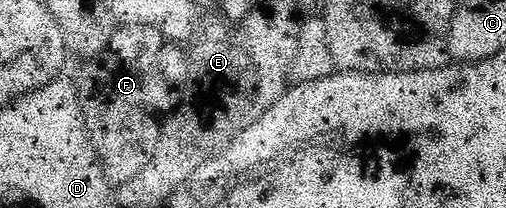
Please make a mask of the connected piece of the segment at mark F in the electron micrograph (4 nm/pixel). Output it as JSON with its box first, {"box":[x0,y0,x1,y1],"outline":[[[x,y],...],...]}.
{"box":[75,24,188,185],"outline":[[[121,24],[110,38],[106,50],[83,65],[80,76],[75,77],[76,93],[80,99],[80,109],[84,125],[96,151],[96,157],[104,171],[109,185],[130,182],[134,174],[139,174],[142,166],[150,162],[154,146],[158,146],[160,125],[171,113],[185,83],[188,66],[186,52],[179,43],[168,40],[154,26]]]}

